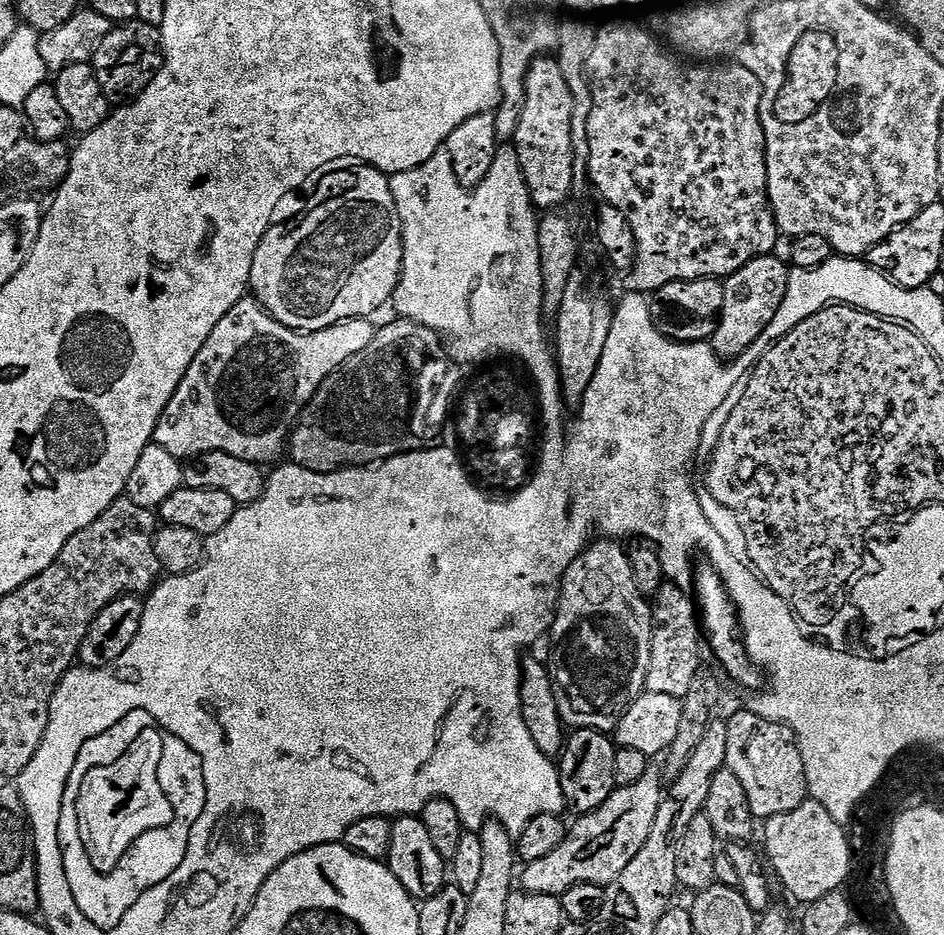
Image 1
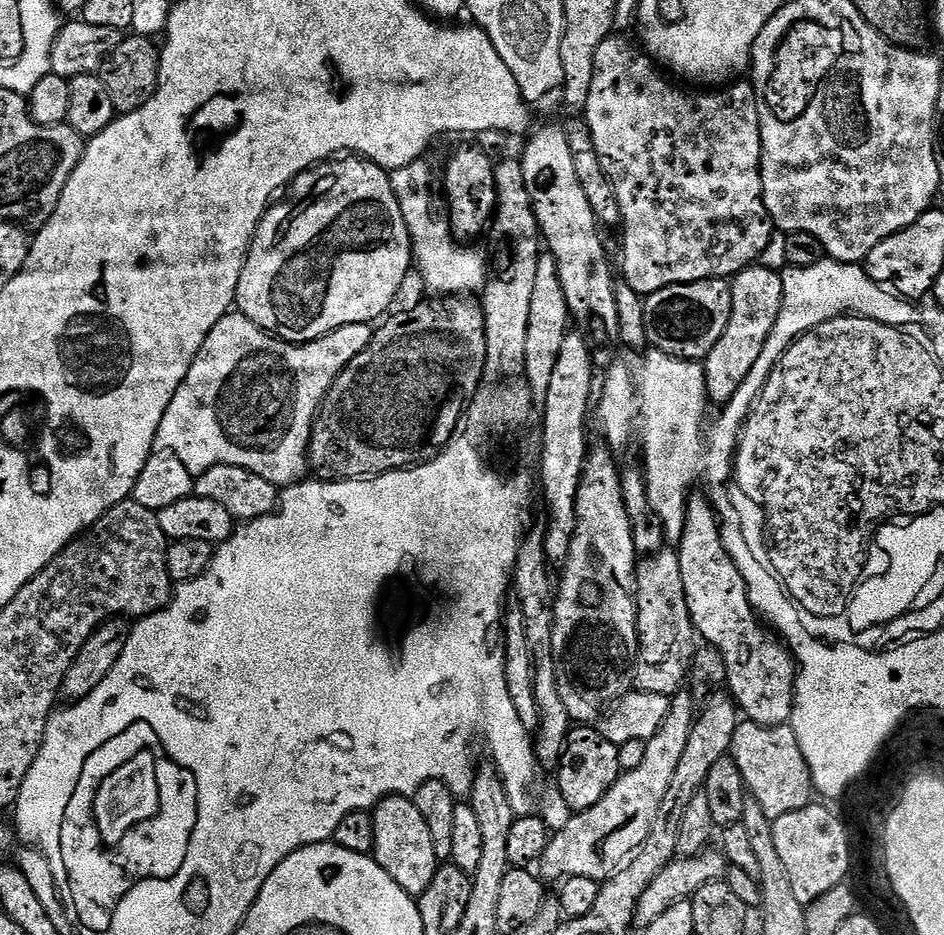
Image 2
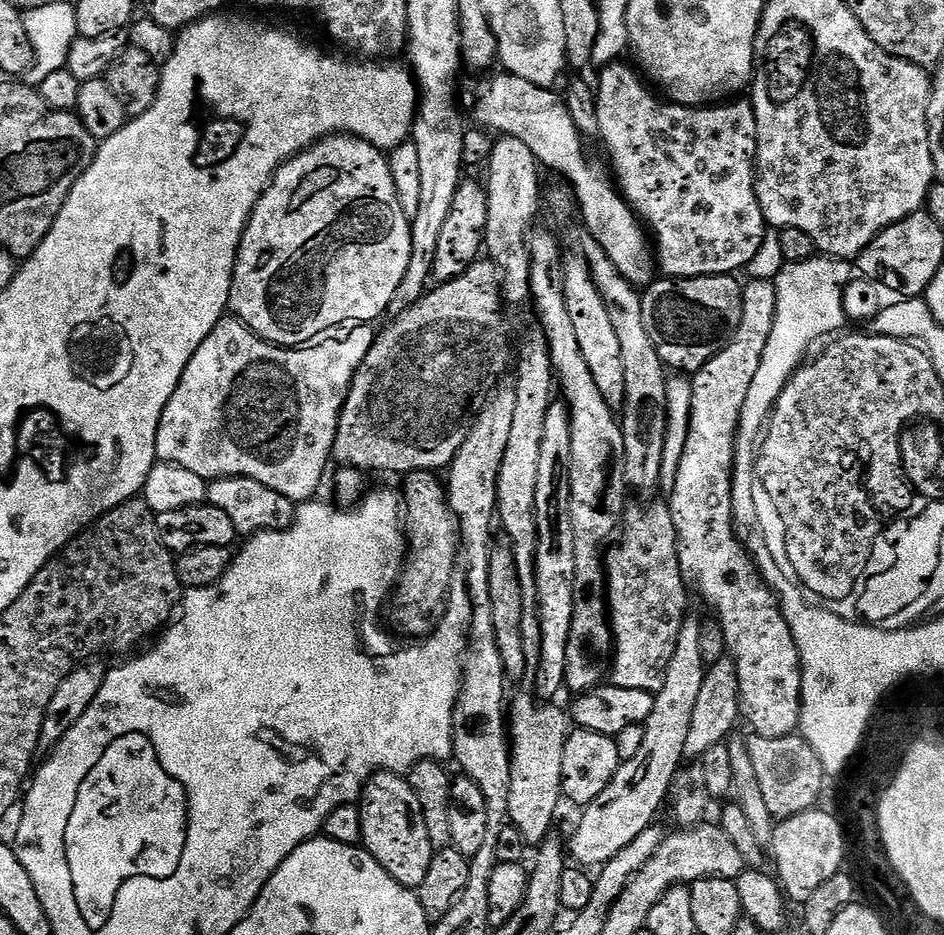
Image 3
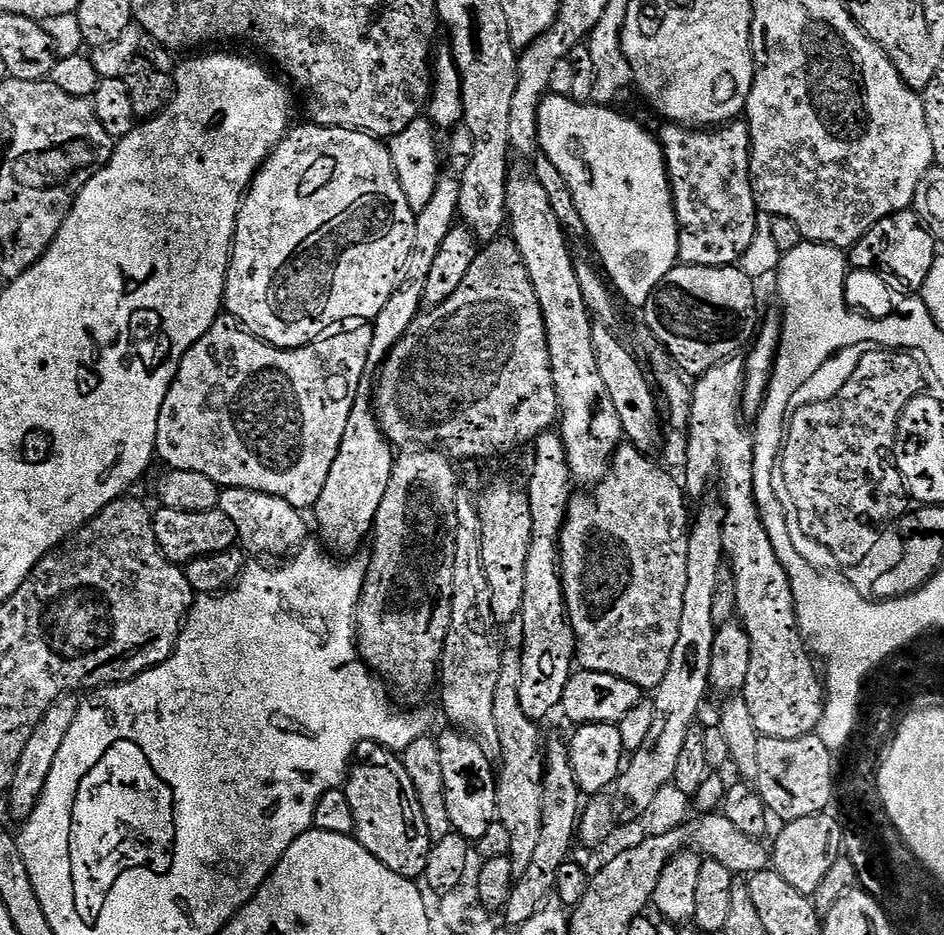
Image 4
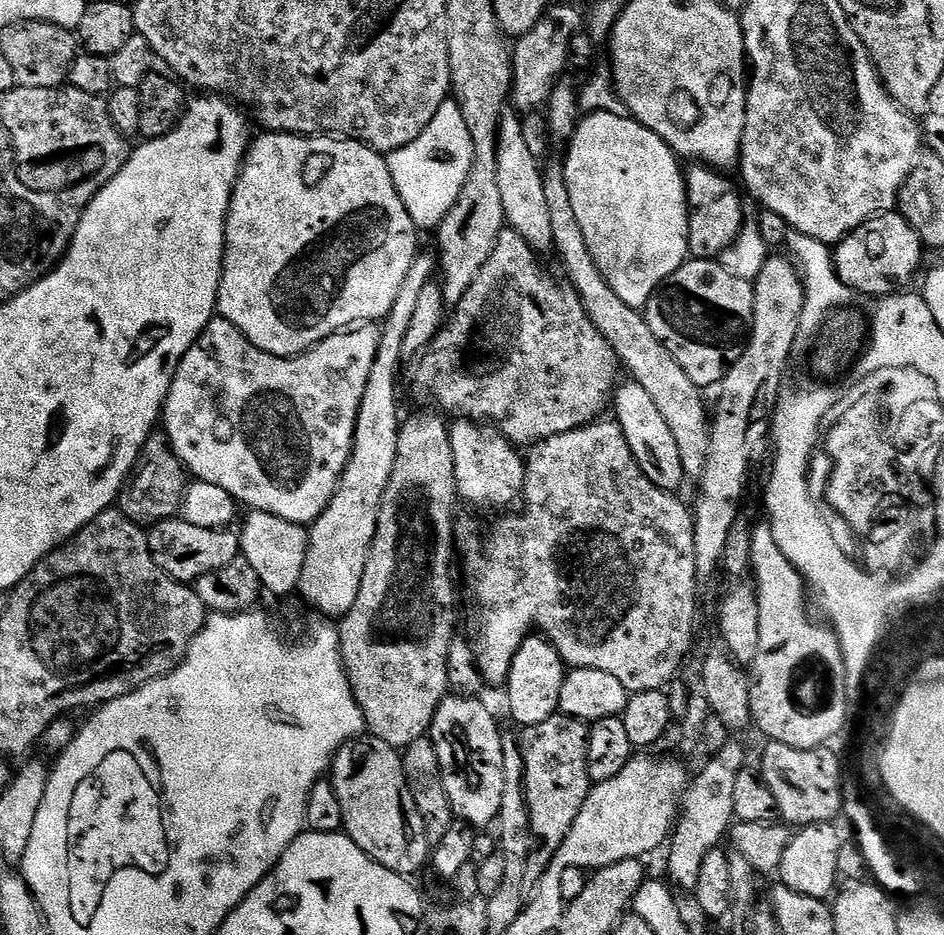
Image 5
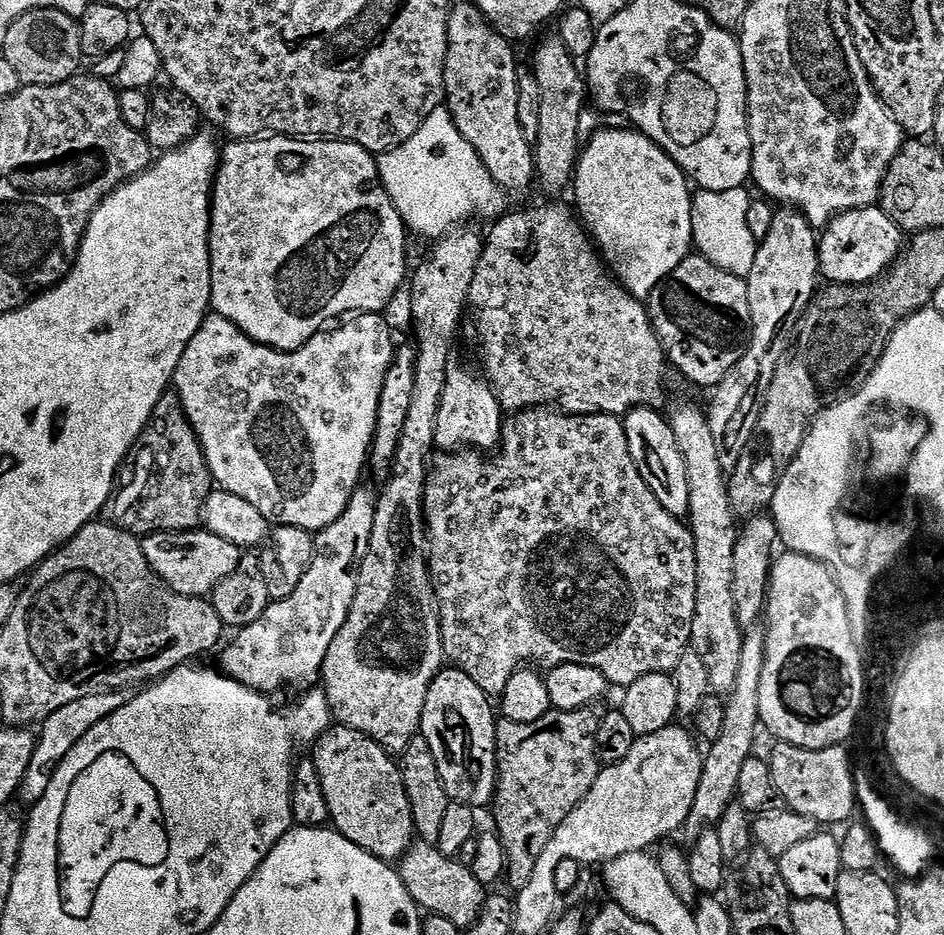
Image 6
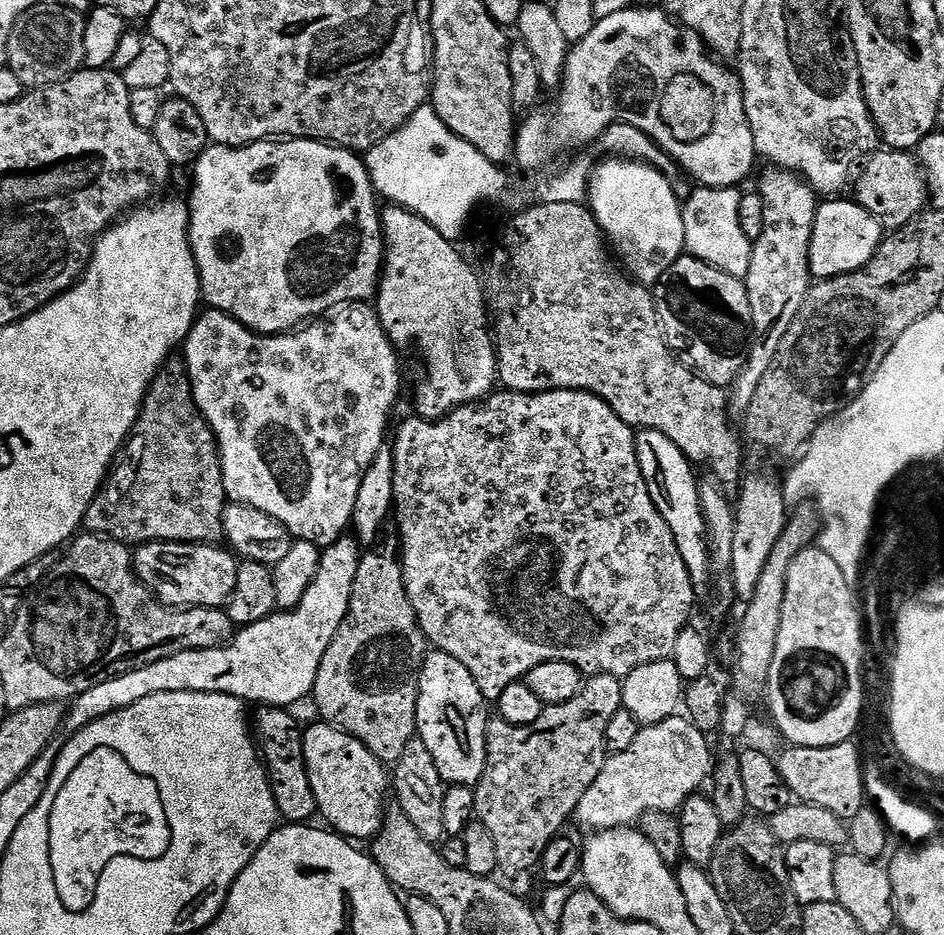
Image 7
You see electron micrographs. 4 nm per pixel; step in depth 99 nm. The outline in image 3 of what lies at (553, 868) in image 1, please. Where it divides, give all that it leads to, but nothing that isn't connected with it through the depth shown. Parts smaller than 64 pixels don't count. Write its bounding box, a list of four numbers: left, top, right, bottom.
[570,619,706,866]

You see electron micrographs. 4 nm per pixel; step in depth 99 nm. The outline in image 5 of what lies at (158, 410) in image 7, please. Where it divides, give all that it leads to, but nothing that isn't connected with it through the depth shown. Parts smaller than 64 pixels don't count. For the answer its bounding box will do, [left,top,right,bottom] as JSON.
[118,434,190,526]

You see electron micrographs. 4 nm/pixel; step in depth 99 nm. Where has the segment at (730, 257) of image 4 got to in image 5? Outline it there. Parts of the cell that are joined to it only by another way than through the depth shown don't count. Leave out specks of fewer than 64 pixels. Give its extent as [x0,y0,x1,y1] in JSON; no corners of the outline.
[686,162,745,260]

